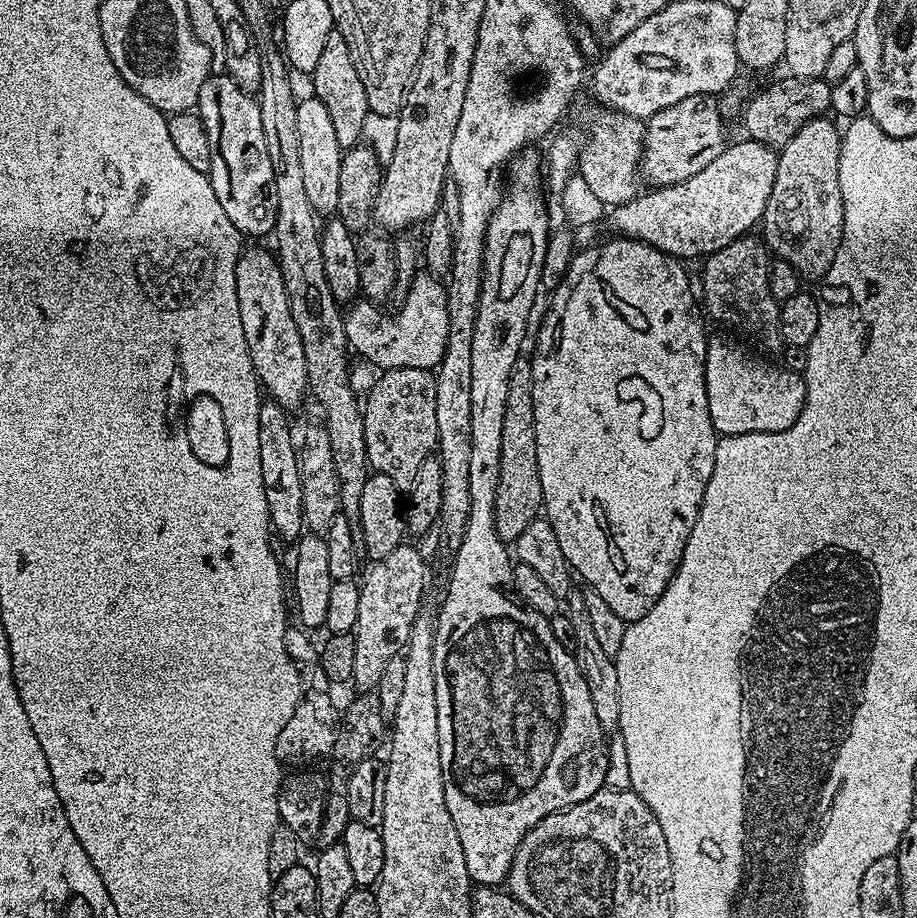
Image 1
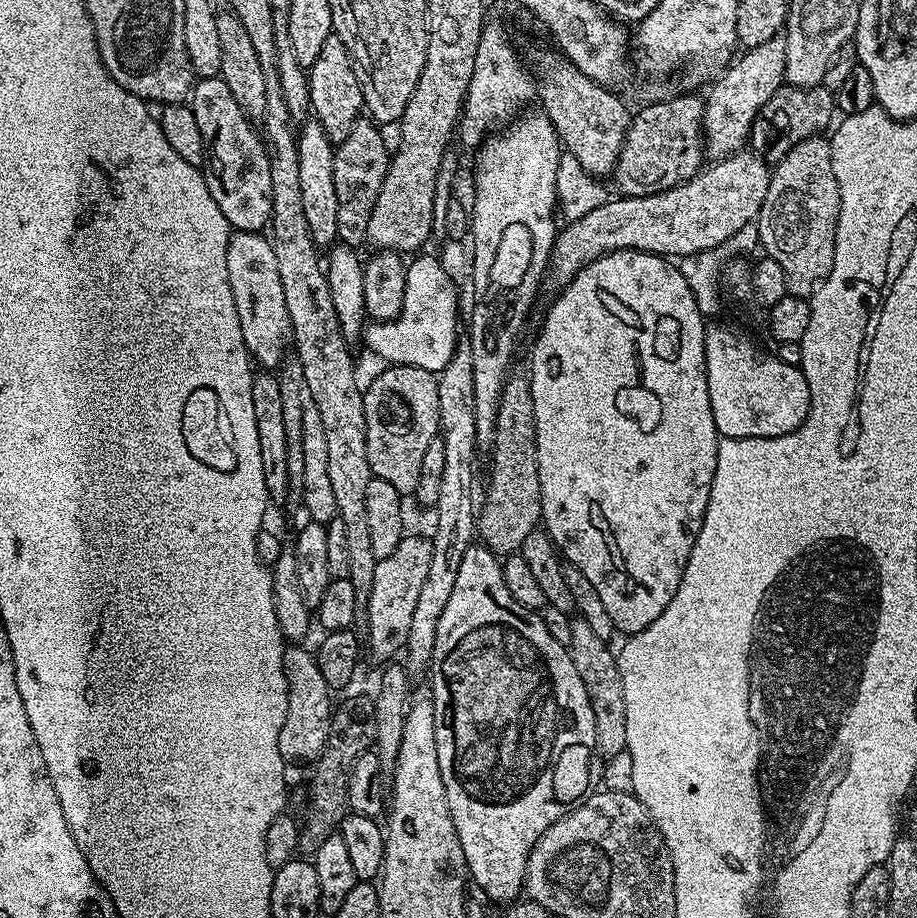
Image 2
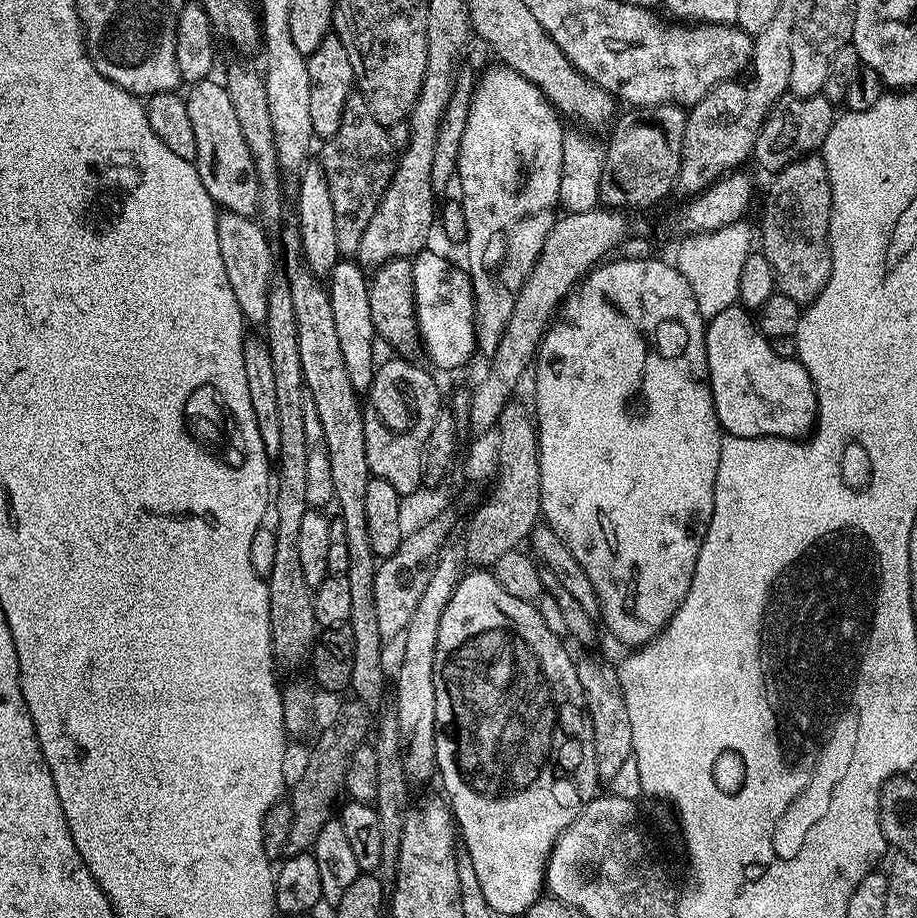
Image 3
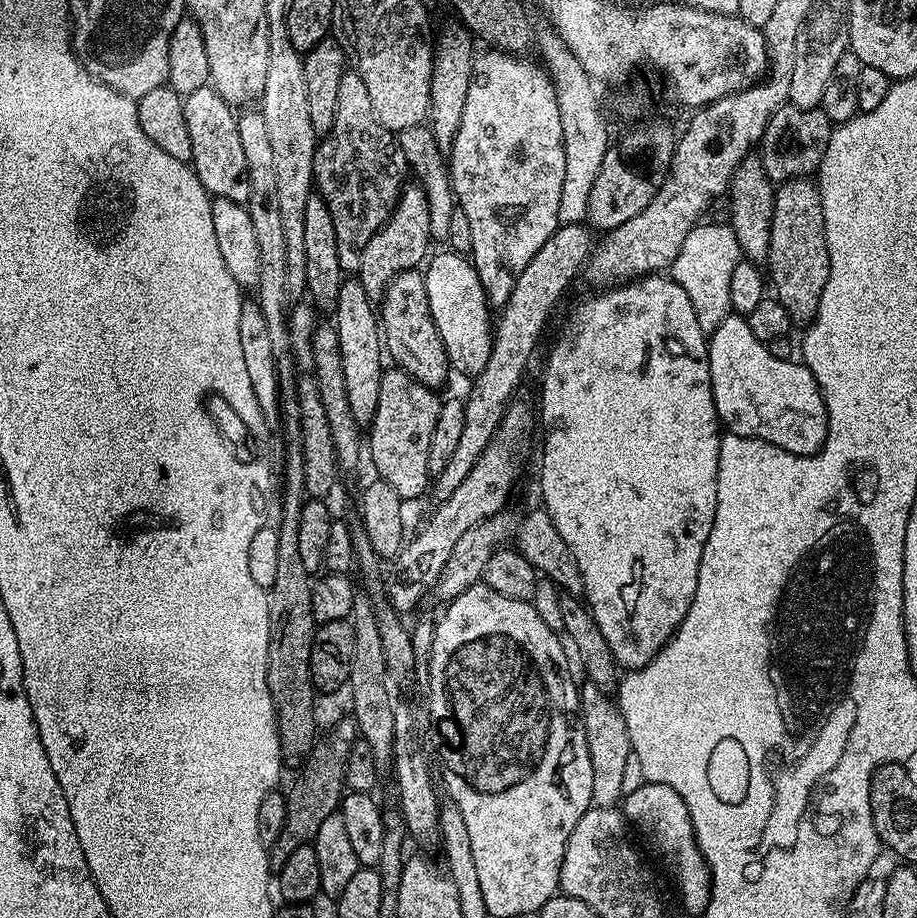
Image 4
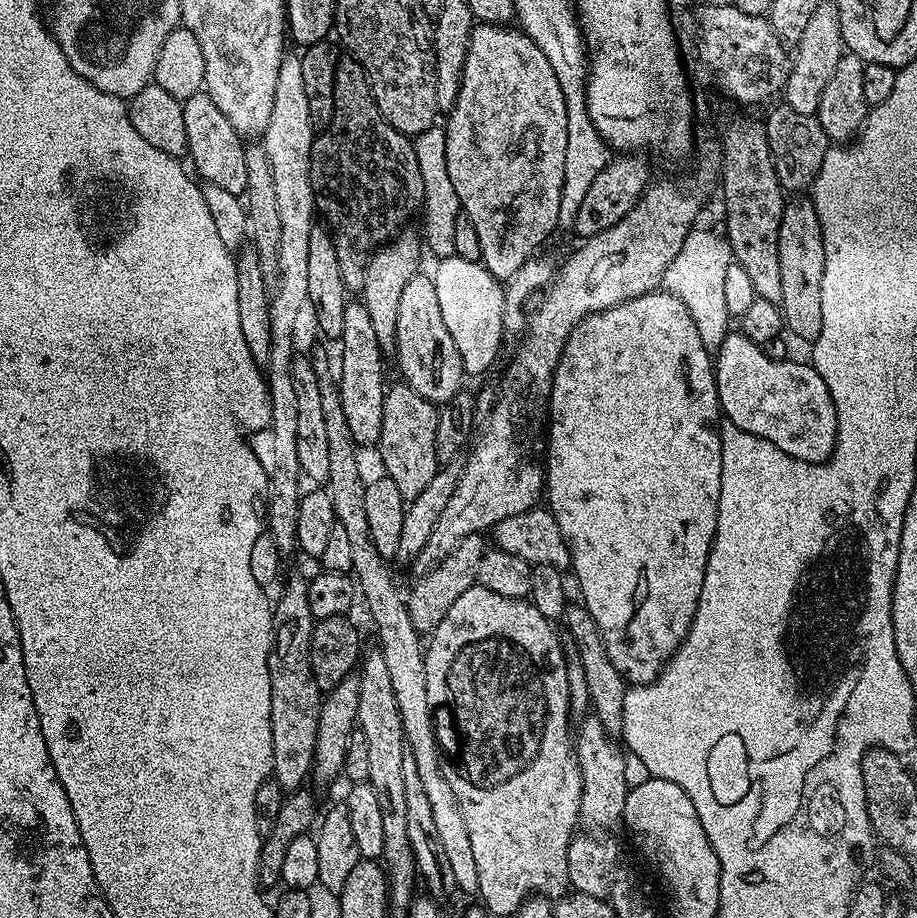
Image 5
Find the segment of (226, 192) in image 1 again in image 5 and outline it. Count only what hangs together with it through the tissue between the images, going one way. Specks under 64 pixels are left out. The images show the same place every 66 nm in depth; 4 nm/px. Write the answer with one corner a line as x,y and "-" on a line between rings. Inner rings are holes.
201,90
194,93
190,99
183,101
184,117
186,118
186,142
188,143
187,155
192,156
191,167
196,167
195,175
201,181
222,186
222,190
230,190
230,194
238,197
244,196
246,190
246,144
226,122
226,114
214,106
207,92

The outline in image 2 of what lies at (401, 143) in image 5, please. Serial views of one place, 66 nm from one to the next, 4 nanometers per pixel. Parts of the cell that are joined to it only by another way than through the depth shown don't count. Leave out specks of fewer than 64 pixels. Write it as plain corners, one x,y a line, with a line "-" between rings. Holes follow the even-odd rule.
368,118
357,120
346,142
335,145
335,150
334,190
338,190
338,240
342,244
360,246
366,240
378,190
382,190
382,182
386,182
390,154
382,142
379,127

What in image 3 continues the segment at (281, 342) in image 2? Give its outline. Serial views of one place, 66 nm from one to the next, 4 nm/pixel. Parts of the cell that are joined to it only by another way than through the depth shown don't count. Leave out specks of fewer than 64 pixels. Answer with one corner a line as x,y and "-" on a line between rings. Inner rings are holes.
221,211
216,221
218,250
222,250
222,266
226,266
226,278
230,278
234,298
238,298
238,306
249,325
263,325
270,310
272,278
278,268
277,261
276,264
272,261
272,246
268,242
267,234
263,232
265,229
253,217
233,212

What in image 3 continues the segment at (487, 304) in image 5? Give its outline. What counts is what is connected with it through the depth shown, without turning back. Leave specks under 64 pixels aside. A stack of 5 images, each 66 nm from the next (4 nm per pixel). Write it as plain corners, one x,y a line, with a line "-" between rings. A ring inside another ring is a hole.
425,250
412,260
416,325
420,328
422,352
428,355
427,363
433,369
460,368
478,352
472,277
463,267
455,268
446,257
432,251

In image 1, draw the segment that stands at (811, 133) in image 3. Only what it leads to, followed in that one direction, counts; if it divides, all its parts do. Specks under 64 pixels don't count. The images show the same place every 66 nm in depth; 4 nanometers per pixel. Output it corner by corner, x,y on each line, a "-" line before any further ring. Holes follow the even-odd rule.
785,75
785,80
768,84
757,96
748,100
744,108
744,128
747,139
757,140
766,147
779,150
802,130
808,120
823,117
832,106
832,85
823,78
814,76

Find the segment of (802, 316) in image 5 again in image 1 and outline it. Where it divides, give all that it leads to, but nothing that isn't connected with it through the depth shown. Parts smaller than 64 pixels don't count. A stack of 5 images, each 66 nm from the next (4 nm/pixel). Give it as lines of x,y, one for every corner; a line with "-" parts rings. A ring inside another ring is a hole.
828,118
808,120
786,142
786,146
779,149
776,161
778,174
774,174
774,190
770,190
770,202
766,202
766,210
762,221
764,228
763,243
773,257
790,262
800,276
801,281
823,281
824,275
836,257
838,246
842,242
844,233
844,203
842,190
838,186
838,158
840,157
840,138
842,132
828,121

